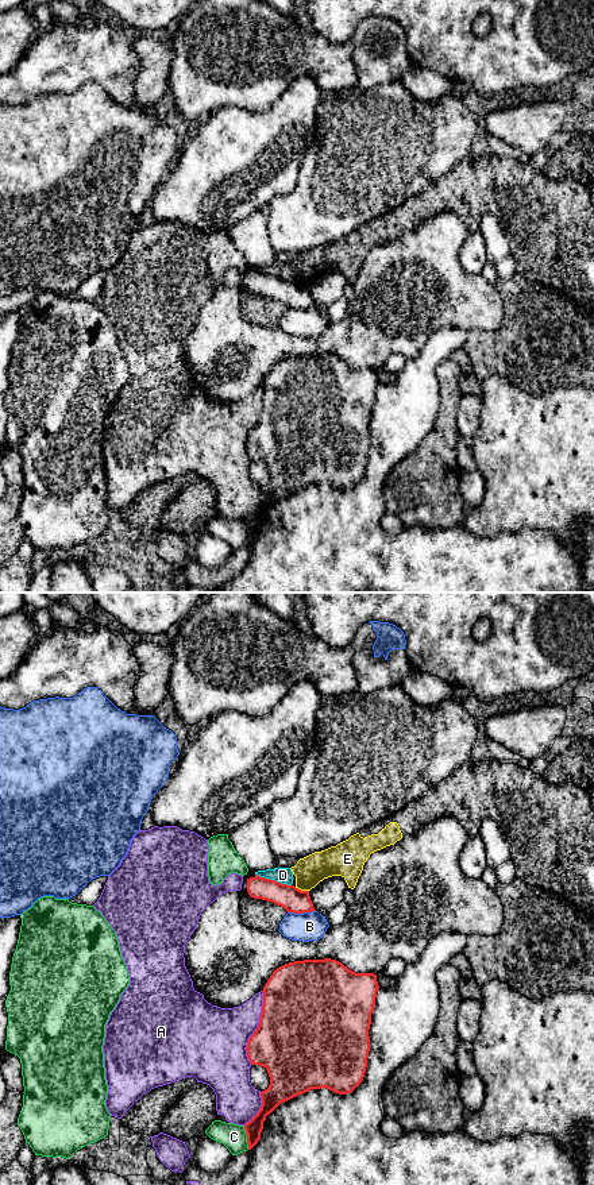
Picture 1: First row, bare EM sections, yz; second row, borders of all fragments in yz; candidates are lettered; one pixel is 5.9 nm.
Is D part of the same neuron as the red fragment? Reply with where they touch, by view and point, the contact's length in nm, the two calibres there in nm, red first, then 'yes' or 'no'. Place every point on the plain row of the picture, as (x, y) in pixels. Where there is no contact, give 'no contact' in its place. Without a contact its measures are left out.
meets red in yz at (273, 276); contact 220 nm long; 150 nm thick on the red side, 100 nm on the other; no

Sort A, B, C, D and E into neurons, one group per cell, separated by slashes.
A / B / C / D E

